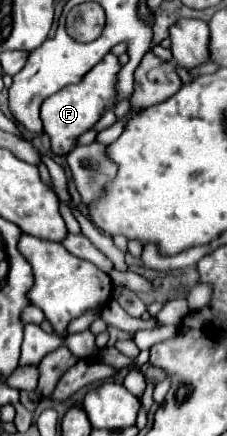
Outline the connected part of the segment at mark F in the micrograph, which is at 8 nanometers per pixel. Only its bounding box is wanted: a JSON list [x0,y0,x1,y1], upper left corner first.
[41,54,121,154]

